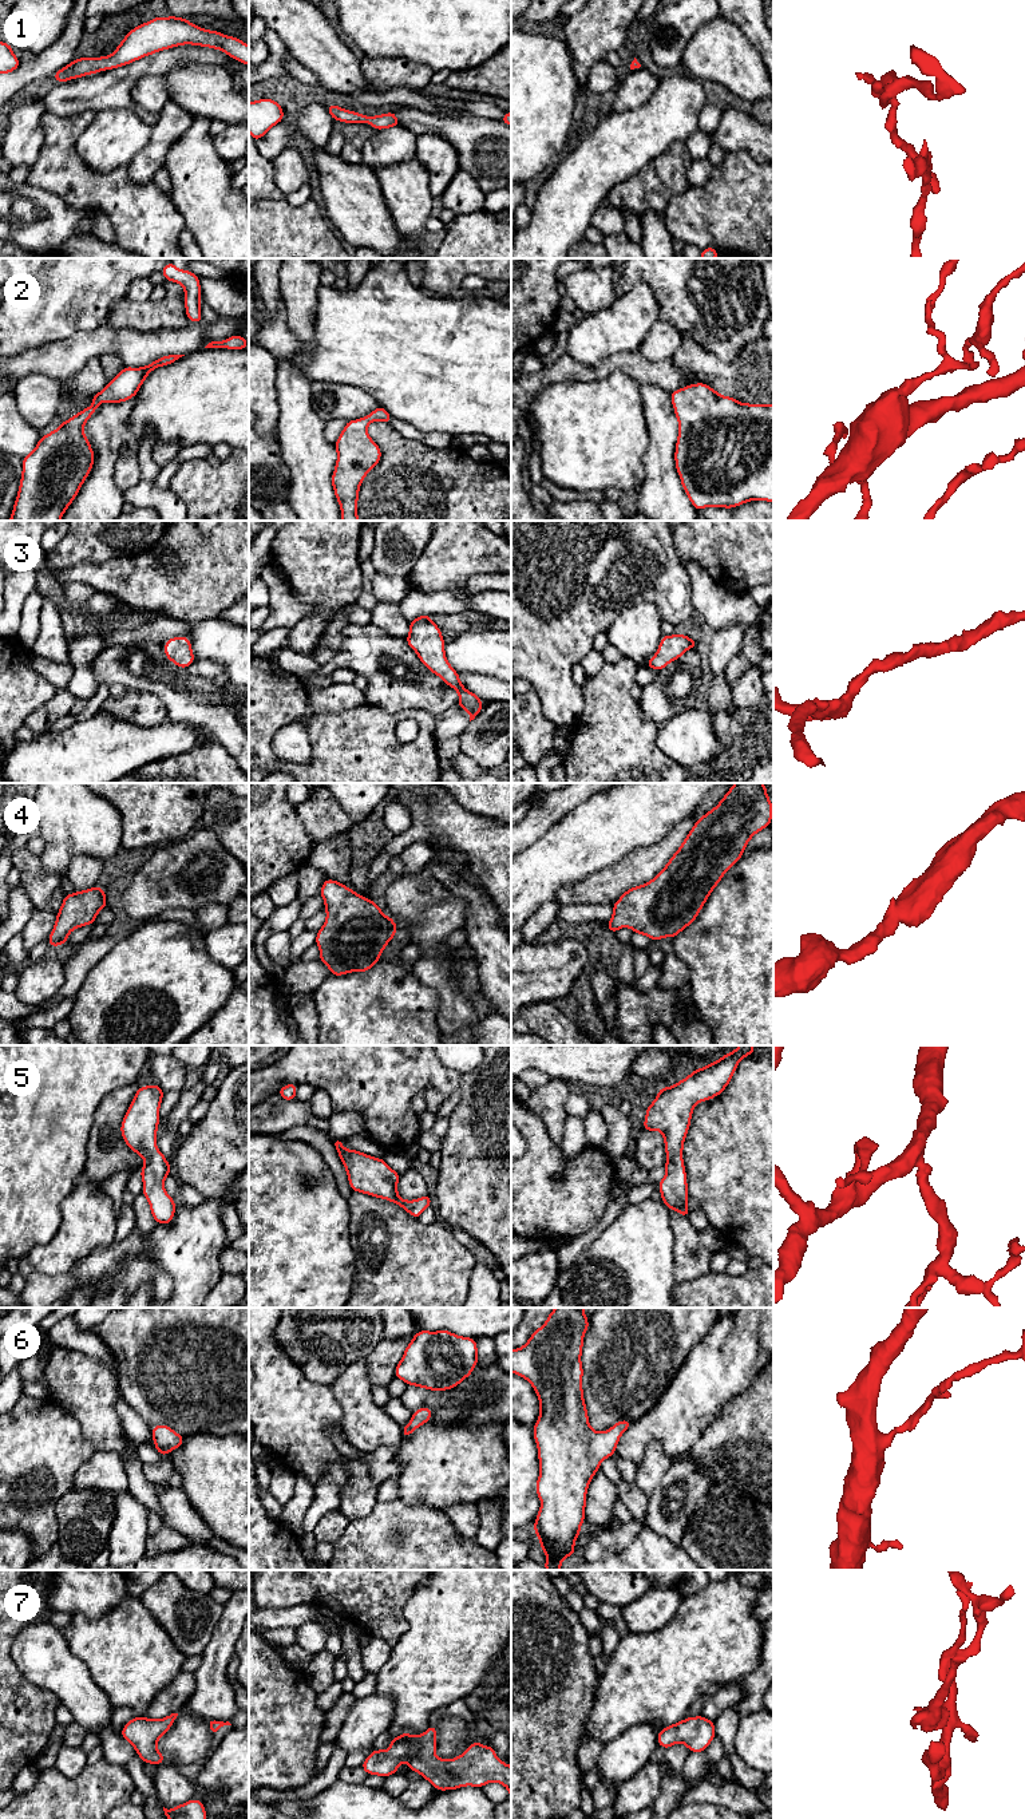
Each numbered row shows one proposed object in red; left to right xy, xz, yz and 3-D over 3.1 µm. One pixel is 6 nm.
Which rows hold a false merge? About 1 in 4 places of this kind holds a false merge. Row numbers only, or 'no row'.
no row

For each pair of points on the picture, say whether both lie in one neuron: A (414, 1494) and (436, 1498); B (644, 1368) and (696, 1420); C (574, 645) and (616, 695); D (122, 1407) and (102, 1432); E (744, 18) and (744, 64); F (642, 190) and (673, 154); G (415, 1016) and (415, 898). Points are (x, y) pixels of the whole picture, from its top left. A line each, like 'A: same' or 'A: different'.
A: same
B: different
C: different
D: different
E: different
F: same
G: different

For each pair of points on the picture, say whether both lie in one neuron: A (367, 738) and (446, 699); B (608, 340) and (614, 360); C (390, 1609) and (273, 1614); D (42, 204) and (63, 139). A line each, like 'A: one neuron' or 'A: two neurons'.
A: two neurons
B: two neurons
C: two neurons
D: two neurons

